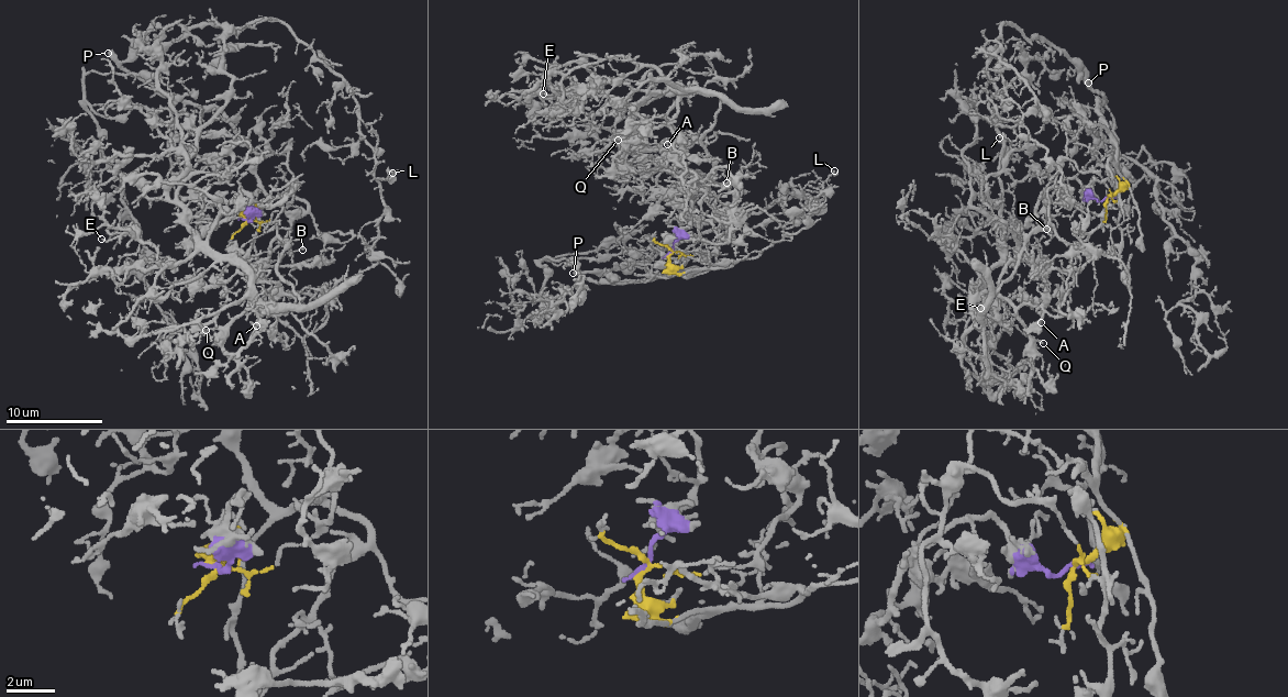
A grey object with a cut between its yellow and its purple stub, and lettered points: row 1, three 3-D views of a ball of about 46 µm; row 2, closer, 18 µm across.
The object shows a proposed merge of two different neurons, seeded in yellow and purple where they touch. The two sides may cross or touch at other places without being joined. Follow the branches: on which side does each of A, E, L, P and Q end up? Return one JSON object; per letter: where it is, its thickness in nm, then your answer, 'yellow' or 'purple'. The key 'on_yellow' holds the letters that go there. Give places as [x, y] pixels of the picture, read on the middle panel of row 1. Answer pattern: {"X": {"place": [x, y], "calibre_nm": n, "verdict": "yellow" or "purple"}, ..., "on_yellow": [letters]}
{"A": {"place": [667, 144], "calibre_nm": 110, "verdict": "purple"}, "E": {"place": [543, 93], "calibre_nm": 100, "verdict": "purple"}, "L": {"place": [834, 170], "calibre_nm": 160, "verdict": "yellow"}, "P": {"place": [573, 273], "calibre_nm": 480, "verdict": "yellow"}, "Q": {"place": [618, 140], "calibre_nm": 110, "verdict": "purple"}, "on_yellow": ["L", "P"]}

